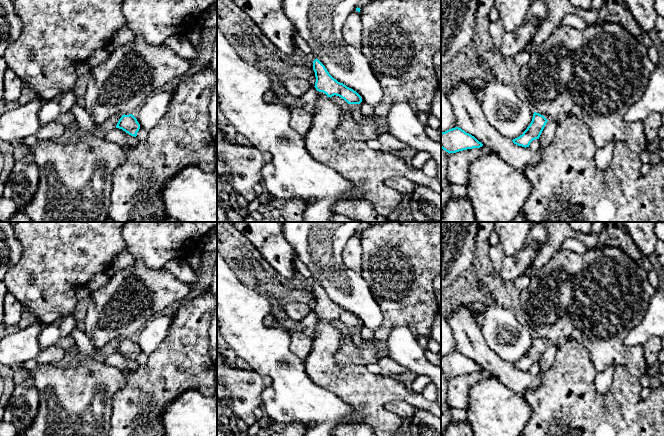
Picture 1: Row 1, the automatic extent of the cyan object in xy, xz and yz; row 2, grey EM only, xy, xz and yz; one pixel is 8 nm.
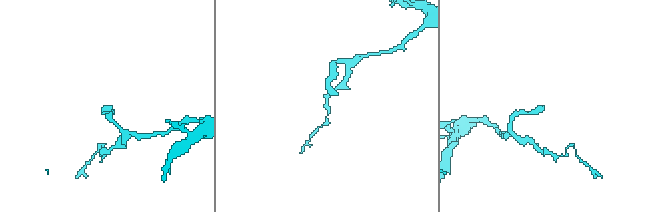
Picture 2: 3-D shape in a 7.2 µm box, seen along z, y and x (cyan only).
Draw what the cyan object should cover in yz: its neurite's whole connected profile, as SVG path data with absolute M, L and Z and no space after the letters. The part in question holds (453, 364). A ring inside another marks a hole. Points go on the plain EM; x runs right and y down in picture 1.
M459 351L441 357L441 372L449 378L482 370L474 360Z

